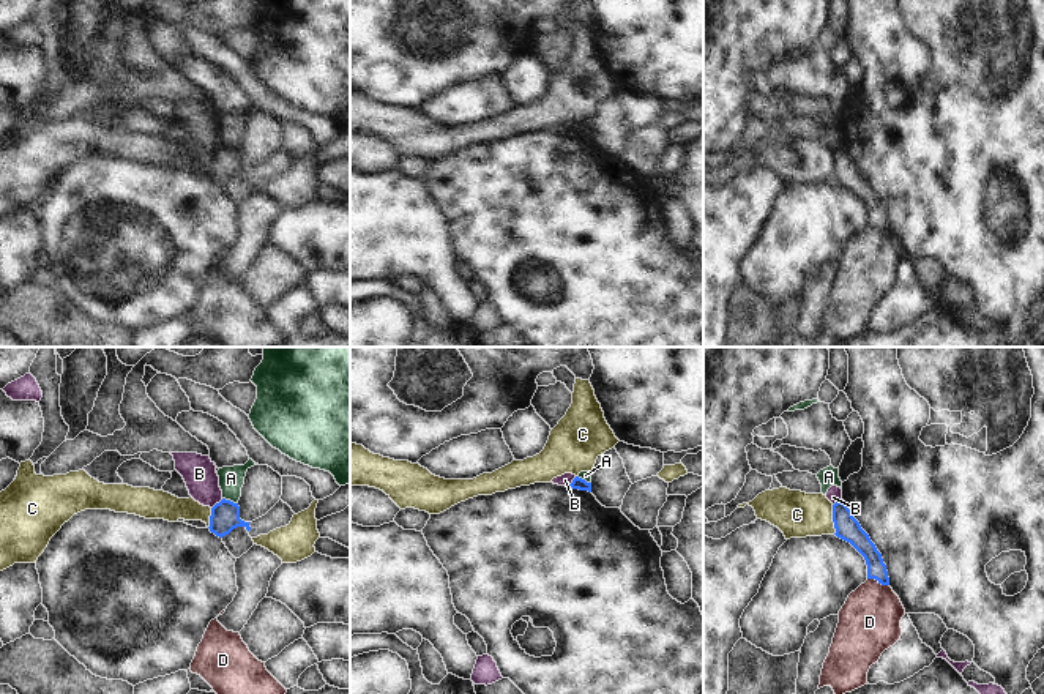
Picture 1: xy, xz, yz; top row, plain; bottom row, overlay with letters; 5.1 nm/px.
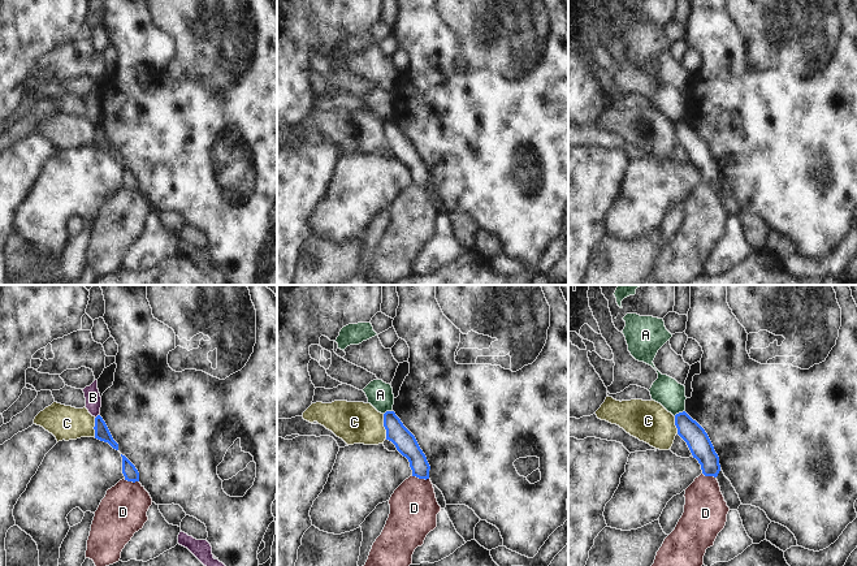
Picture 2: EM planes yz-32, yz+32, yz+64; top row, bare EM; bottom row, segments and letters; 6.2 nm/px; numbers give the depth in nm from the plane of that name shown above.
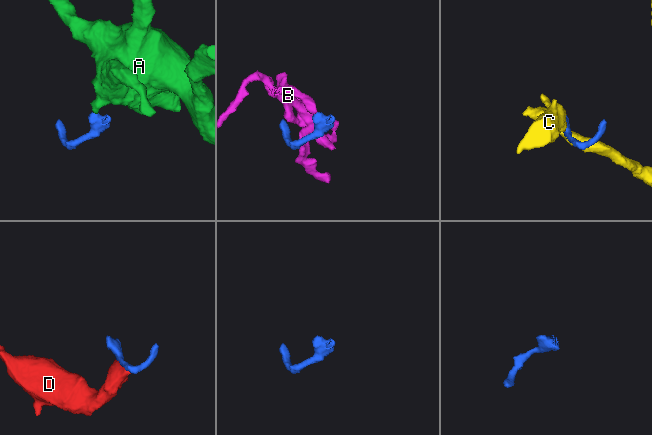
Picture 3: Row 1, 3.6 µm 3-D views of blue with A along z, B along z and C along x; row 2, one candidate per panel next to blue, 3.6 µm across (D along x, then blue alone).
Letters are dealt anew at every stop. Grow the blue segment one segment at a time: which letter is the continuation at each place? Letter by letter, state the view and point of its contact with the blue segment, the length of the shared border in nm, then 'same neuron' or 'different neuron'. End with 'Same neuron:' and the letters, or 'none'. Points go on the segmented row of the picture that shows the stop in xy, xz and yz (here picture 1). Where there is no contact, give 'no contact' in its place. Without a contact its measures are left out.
A: xy (229, 500) | 90 nm | different neuron
B: xy (216, 503) | 80 nm | different neuron
C: yz (833, 519) | 150 nm | different neuron
D: yz (879, 582) | 120 nm | different neuron
Same neuron: none

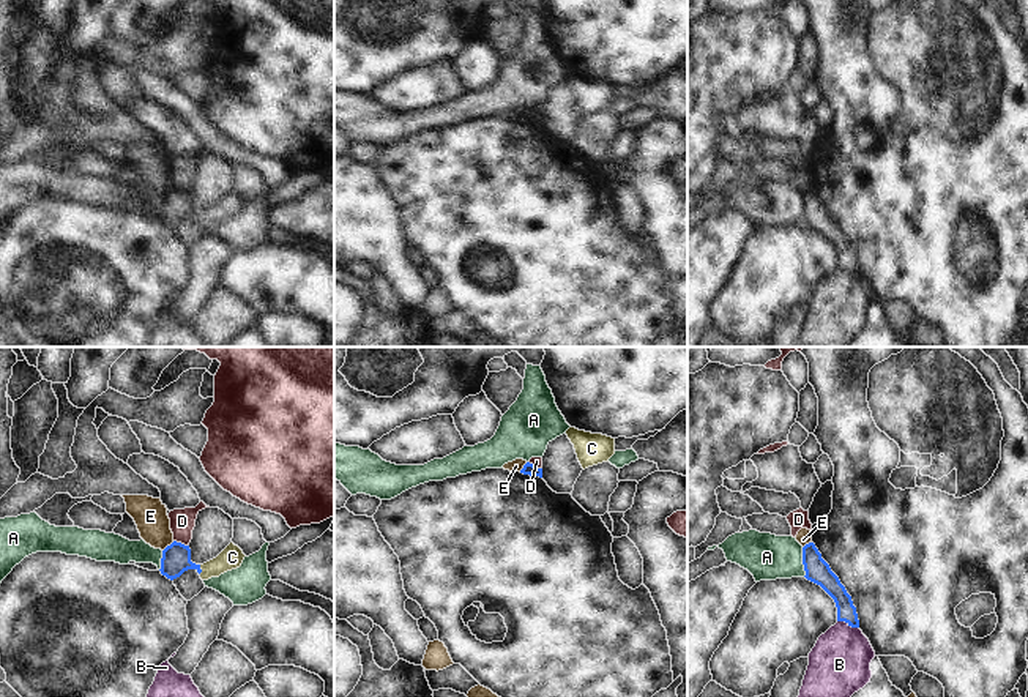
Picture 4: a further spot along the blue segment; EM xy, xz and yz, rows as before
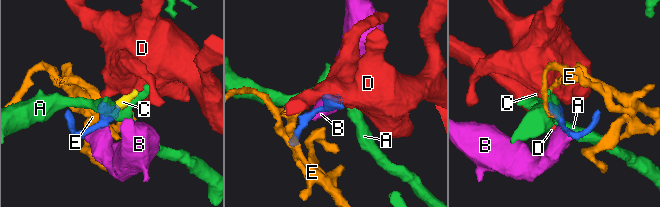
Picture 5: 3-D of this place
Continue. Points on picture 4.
A: yz (803, 562) | 150 nm | different neuron
B: yz (849, 625) | 120 nm | different neuron
C: xy (201, 570) | 60 nm | same neuron
D: xy (180, 543) | 90 nm | different neuron
E: xy (167, 546) | 80 nm | different neuron
Same neuron: C

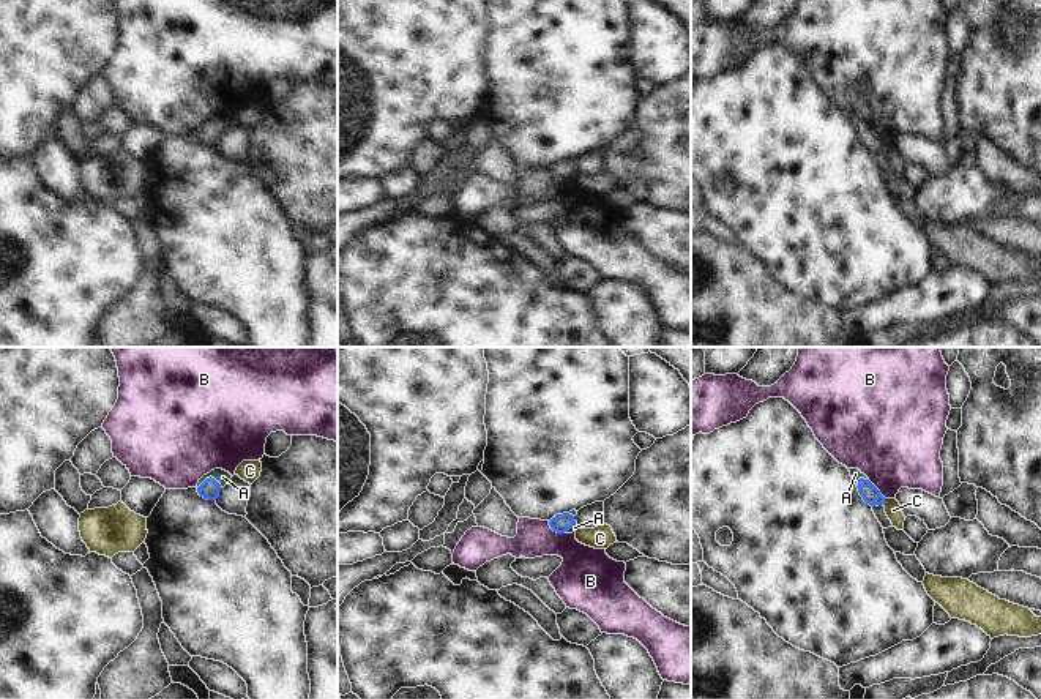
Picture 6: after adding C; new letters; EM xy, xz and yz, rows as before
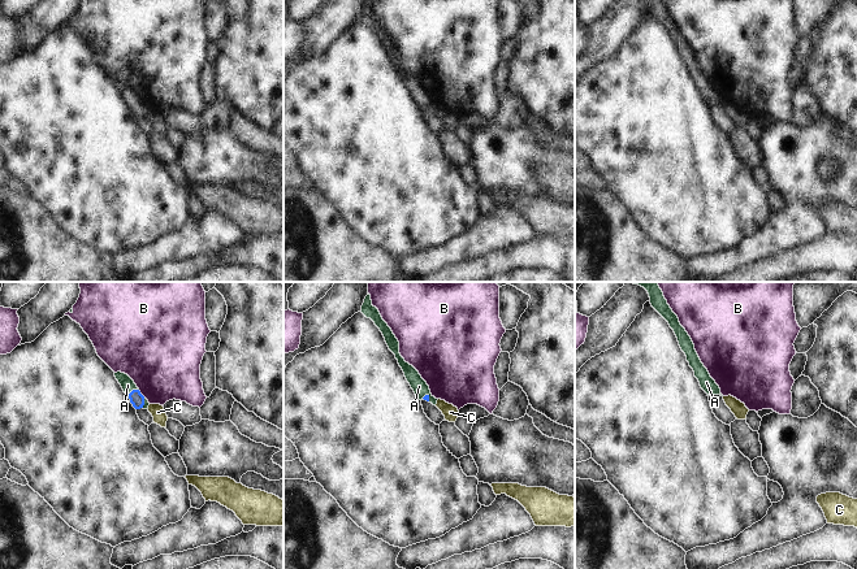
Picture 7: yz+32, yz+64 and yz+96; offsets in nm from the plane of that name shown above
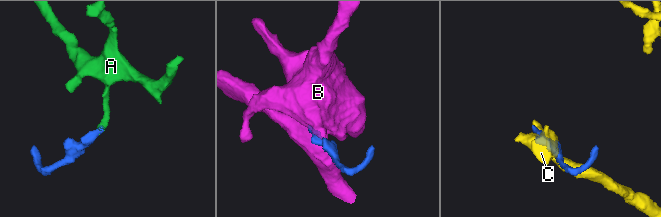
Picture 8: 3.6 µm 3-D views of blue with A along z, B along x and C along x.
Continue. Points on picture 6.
A: xy (210, 477) | 130 nm | same neuron
B: xz (554, 530) | 110 nm | different neuron
C: yz (884, 500) | 40 nm | different neuron
Same neuron: A

